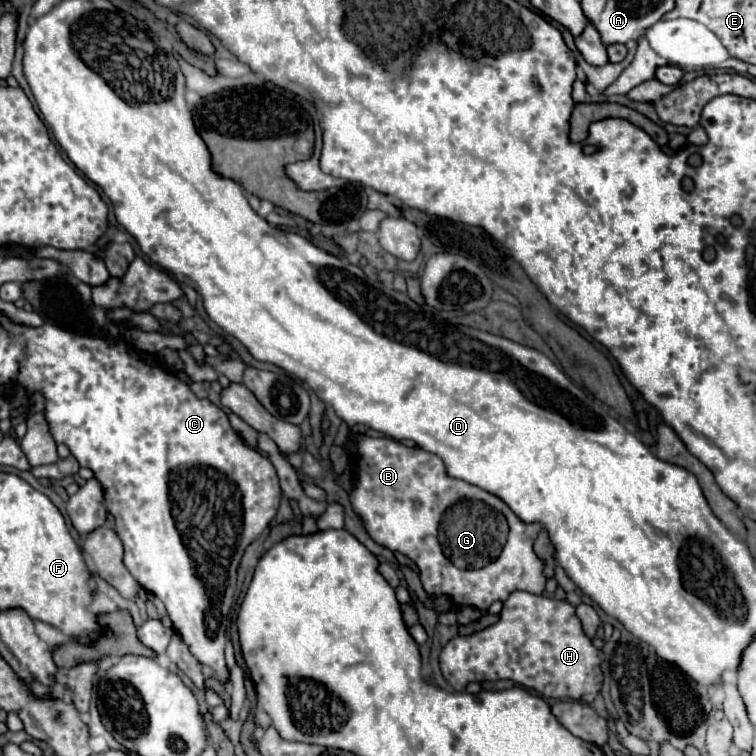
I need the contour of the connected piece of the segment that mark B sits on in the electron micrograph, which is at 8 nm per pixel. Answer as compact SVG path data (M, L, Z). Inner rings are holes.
M359 434L355 438L357 452L357 484L349 494L353 512L363 522L367 534L381 546L393 552L409 556L421 570L423 588L437 596L447 594L457 606L473 606L487 610L495 600L505 602L515 590L525 590L531 594L543 594L545 576L543 562L533 552L533 540L541 532L541 524L521 522L511 508L497 496L471 486L463 480L449 478L443 472L443 460L423 448L407 448L391 438L369 438ZM419 464L439 464L439 466L419 466ZM455 488L455 490L453 490ZM457 498L483 500L495 510L503 512L509 522L509 538L501 556L481 570L459 570L441 552L437 530L441 514Z

